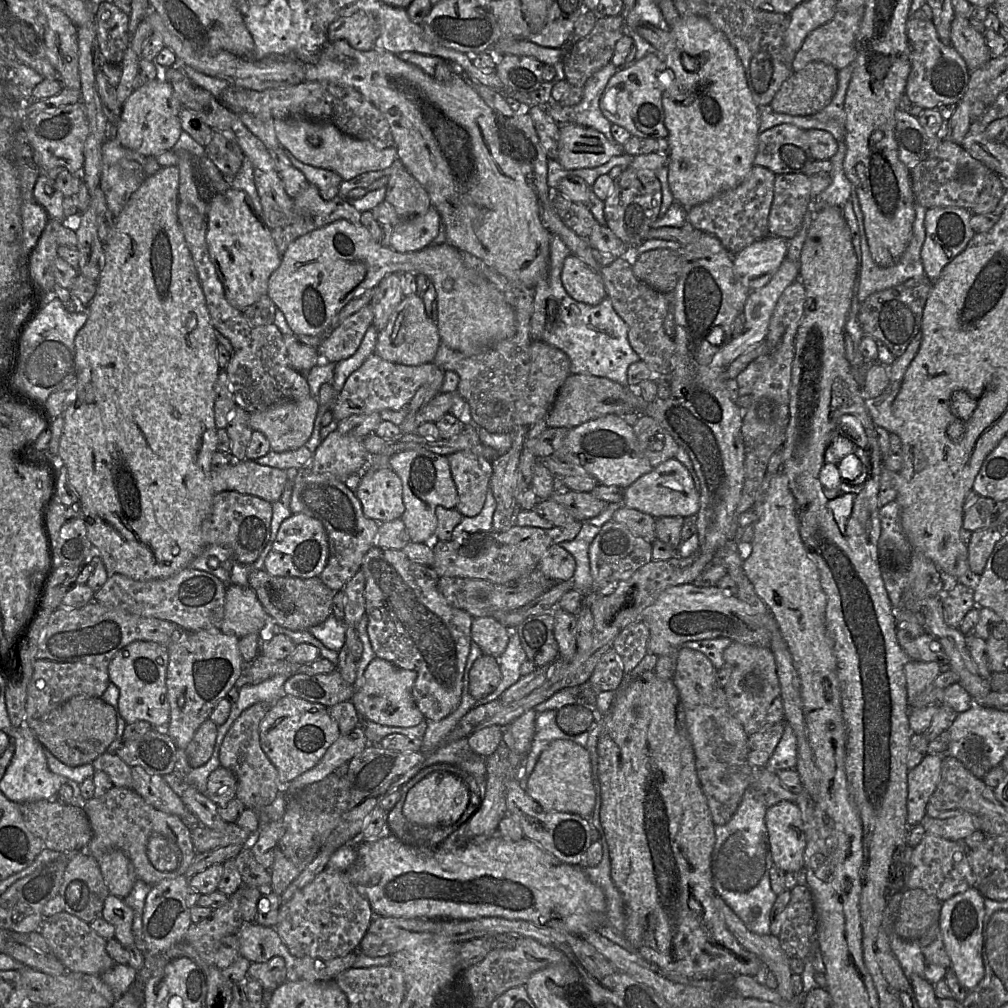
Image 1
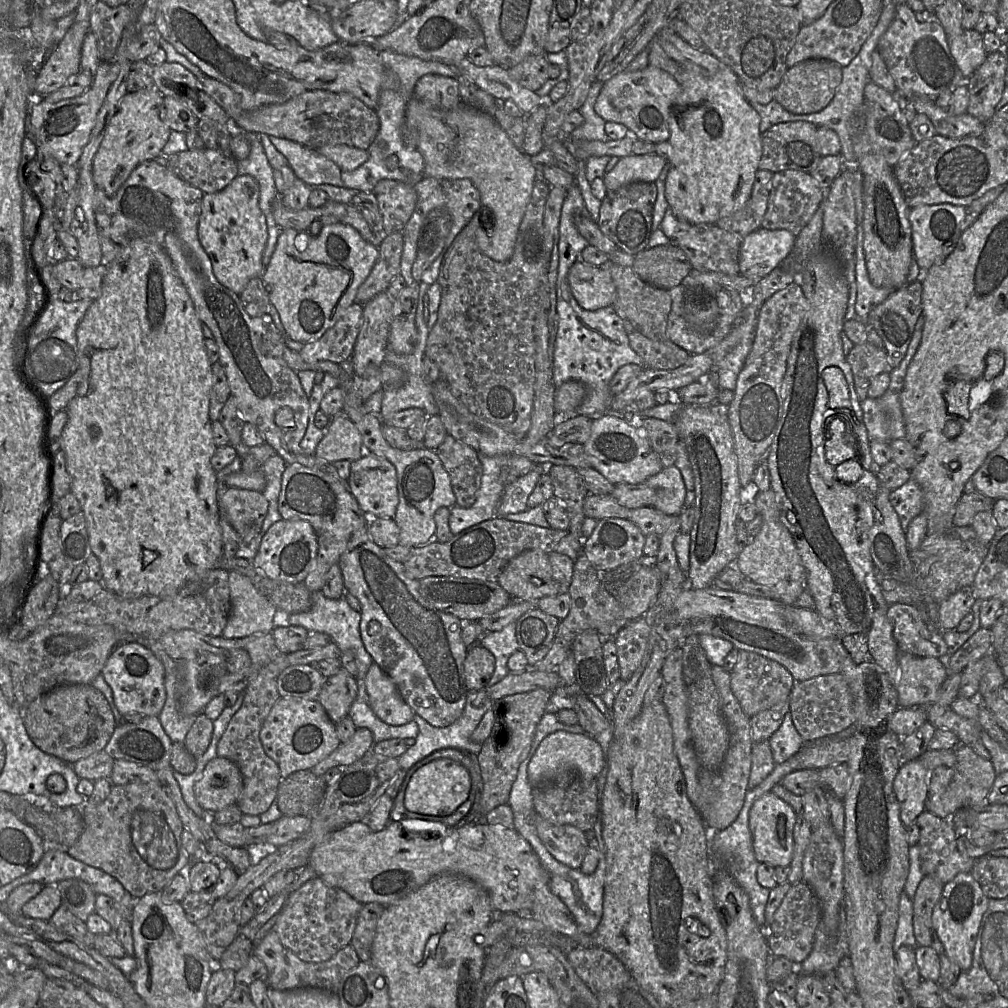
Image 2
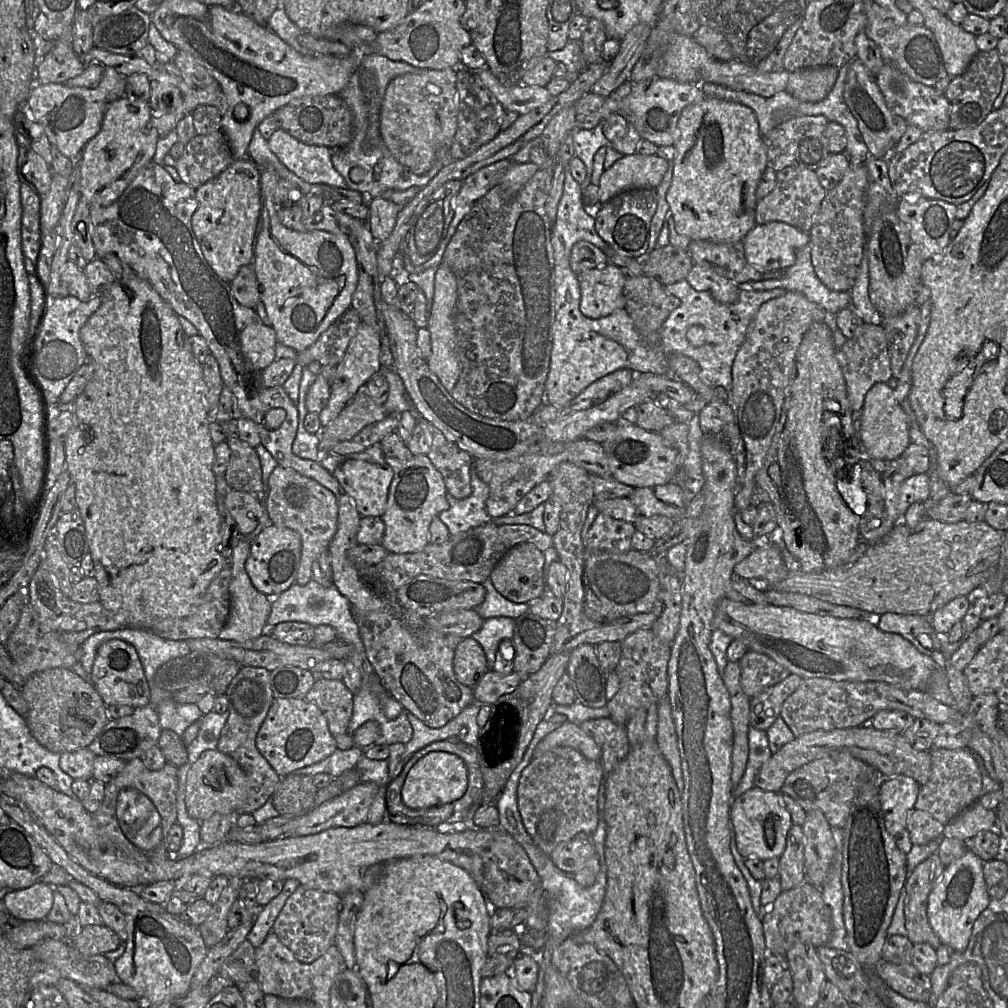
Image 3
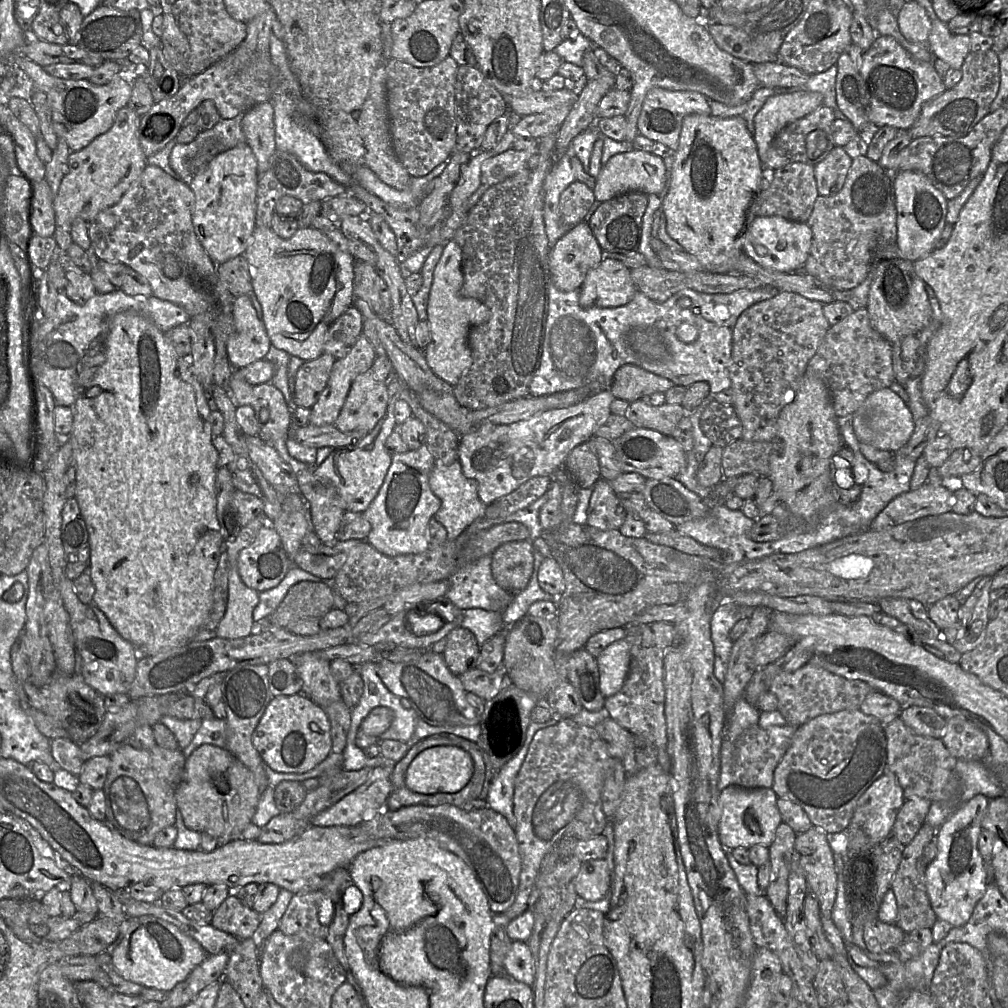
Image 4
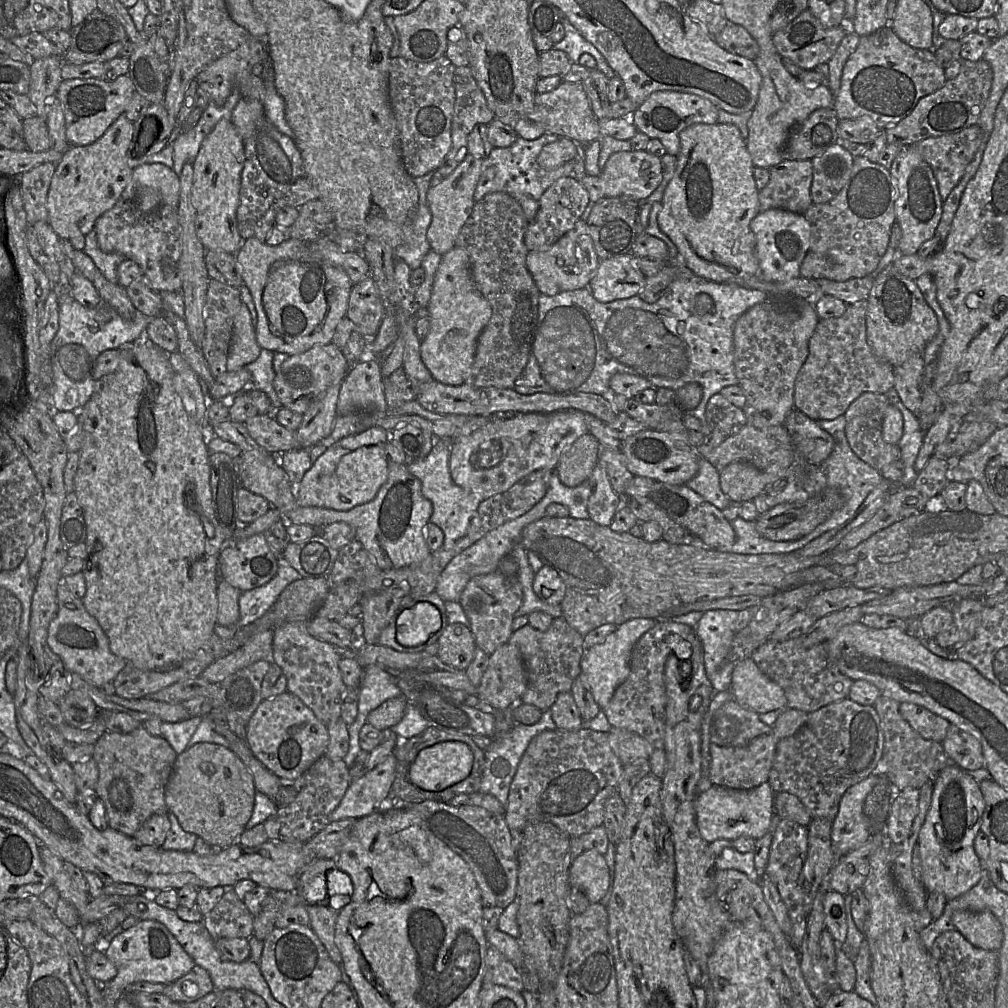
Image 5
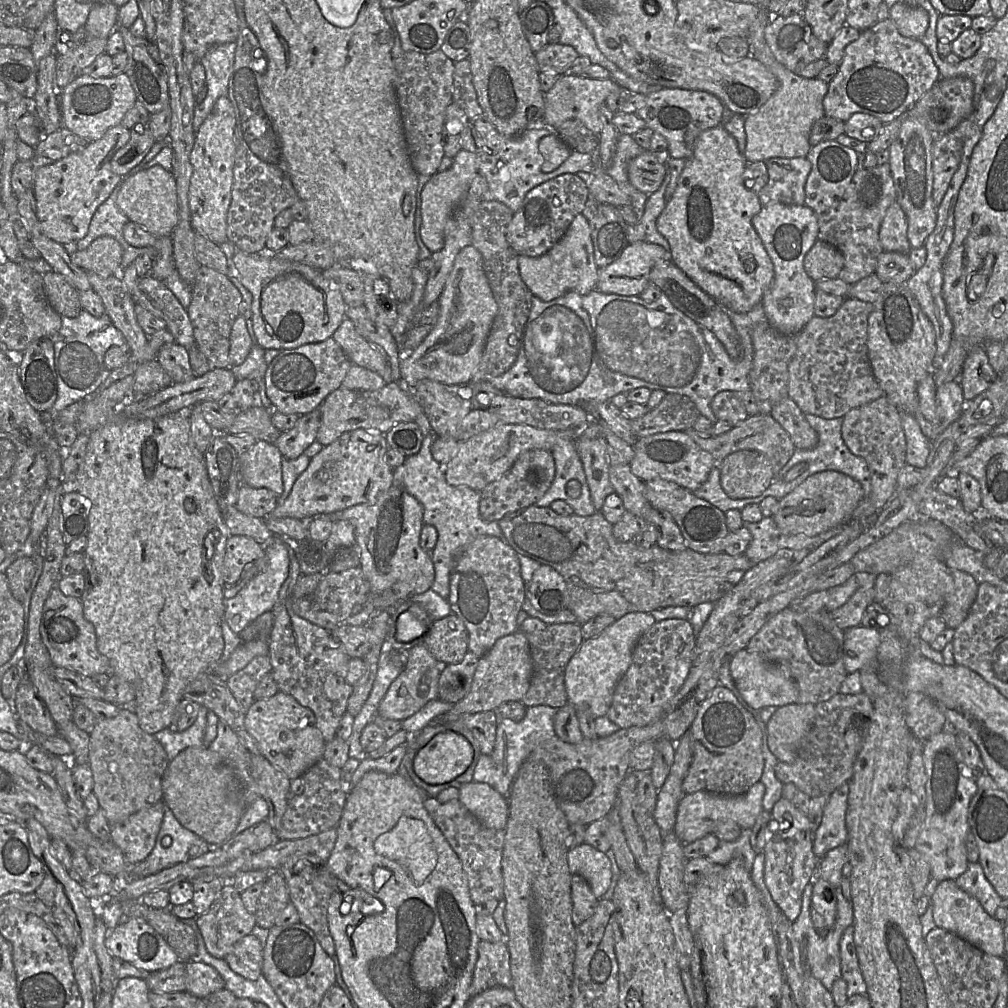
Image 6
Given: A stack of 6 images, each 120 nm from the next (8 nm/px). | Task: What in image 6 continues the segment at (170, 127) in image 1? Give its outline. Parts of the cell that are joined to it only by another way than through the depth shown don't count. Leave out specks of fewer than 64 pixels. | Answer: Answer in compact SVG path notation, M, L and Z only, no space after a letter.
M122 124L113 126L101 139L90 142L84 149L37 170L33 185L36 215L47 238L65 244L86 236L97 208L123 181L122 176L112 171L111 159L129 141L130 131Z

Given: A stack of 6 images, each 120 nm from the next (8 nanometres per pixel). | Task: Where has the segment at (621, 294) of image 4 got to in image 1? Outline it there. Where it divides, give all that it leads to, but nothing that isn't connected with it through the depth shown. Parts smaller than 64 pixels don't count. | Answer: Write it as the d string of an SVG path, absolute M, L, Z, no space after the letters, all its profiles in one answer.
M572 253L564 261L562 281L569 295L585 304L598 305L607 297L602 277Z

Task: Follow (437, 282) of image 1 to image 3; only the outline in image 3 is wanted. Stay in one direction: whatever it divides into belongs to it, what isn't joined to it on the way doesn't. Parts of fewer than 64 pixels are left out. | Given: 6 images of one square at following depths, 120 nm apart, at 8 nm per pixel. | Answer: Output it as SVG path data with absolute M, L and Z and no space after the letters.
M260 169L261 212L258 233L254 242L253 266L260 301L264 303L277 342L301 352L311 346L319 336L345 311L352 307L352 298L358 284L358 264L349 236L323 230L298 231L284 226L278 217L273 195L279 176L272 170Z

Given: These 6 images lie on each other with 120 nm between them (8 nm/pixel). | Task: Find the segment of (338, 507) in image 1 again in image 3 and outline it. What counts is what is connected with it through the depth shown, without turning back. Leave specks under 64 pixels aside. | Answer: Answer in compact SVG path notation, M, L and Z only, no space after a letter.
M278 464L268 480L265 509L273 525L290 528L300 535L302 552L296 583L306 585L313 579L313 562L328 551L337 531L338 504L335 495L317 481Z

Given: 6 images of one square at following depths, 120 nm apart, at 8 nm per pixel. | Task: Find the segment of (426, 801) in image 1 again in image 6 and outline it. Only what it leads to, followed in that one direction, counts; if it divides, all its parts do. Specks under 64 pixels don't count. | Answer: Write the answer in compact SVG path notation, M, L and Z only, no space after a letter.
M436 734L415 754L413 770L428 784L442 784L464 773L473 760L473 748L461 734Z

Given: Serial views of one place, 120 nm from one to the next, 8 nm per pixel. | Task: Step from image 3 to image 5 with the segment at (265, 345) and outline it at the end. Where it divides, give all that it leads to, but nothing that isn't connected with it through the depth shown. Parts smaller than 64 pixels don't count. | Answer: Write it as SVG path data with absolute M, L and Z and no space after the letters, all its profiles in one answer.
M242 305L234 318L232 337L227 356L227 371L234 371L255 361L261 347L256 341L255 327L248 307Z

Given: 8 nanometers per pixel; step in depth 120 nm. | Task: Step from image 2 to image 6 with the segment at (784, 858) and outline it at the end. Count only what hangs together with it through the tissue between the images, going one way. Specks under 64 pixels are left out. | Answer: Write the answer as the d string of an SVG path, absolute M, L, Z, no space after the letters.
M758 781L743 794L728 795L709 791L684 794L678 804L673 832L683 843L691 843L714 832L721 820L733 820L742 829L753 828L757 817L764 810L763 797L766 787Z

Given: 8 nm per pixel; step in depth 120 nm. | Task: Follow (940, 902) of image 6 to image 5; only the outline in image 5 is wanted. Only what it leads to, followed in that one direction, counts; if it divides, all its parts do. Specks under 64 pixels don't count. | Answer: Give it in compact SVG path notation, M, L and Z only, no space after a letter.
M954 911L951 921L955 930L974 947L999 951L1003 933L1000 923L990 911Z

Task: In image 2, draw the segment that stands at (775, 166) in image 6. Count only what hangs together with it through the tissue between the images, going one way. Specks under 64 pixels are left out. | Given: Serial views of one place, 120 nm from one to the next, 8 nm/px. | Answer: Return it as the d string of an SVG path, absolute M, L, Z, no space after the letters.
M784 170L774 173L762 227L770 230L786 229L797 237L823 202L825 193L808 172Z

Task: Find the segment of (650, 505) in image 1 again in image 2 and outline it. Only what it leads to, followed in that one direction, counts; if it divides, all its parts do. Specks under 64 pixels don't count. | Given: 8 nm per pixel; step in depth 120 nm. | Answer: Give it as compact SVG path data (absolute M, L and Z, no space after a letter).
M676 466L663 468L644 484L656 491L656 501L652 506L655 509L671 517L679 516L684 510L686 488Z

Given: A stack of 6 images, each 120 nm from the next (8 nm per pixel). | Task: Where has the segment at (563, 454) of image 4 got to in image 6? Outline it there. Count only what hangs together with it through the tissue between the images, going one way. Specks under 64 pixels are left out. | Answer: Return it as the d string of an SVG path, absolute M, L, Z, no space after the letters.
M506 424L490 428L464 442L459 442L457 453L444 466L445 479L452 486L466 486L481 492L489 483L506 473L524 451L533 449L552 451L558 432L523 424Z

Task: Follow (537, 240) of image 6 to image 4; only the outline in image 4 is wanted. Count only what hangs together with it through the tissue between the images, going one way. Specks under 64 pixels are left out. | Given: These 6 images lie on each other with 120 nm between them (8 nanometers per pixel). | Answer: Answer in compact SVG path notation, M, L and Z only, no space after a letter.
M579 181L572 182L560 195L559 213L564 225L574 227L584 220L595 202L594 190Z

